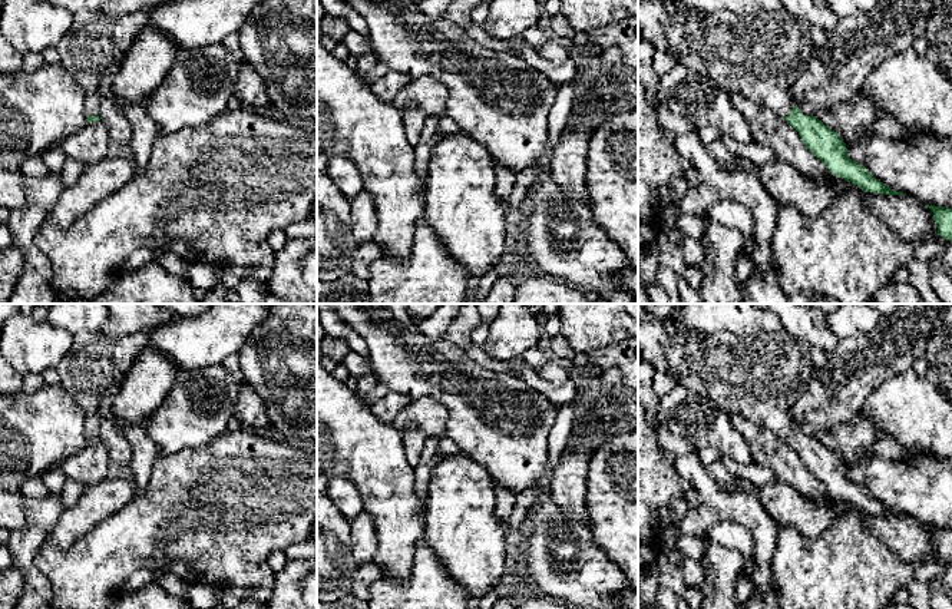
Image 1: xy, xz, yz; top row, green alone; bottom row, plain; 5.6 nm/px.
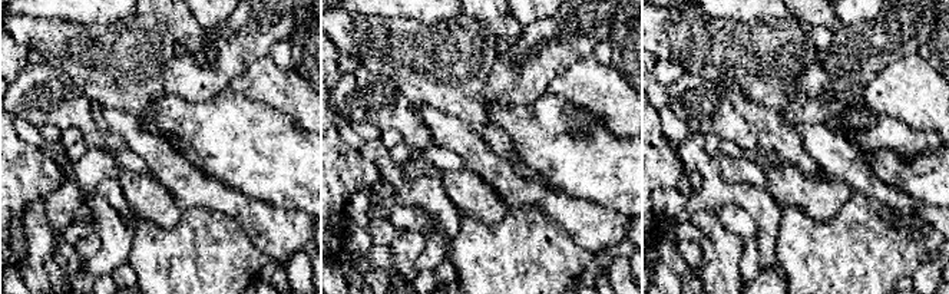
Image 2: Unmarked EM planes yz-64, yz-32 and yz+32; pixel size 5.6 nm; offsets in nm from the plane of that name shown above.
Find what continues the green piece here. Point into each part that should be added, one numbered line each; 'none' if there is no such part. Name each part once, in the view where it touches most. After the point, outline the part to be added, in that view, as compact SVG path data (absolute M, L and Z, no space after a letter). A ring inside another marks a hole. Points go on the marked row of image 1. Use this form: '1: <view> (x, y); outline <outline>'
1: yz (760, 58); outline M639 0L638 34L655 50L667 52L684 66L708 75L727 92L737 92L757 103L766 105L781 118L786 118L797 106L791 97L791 87L796 83L800 67L814 47L810 24L784 9L771 14L744 19L725 10L705 13L687 6L670 7L661 0Z

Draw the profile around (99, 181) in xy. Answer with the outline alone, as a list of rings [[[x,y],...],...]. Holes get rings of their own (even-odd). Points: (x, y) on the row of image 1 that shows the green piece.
[[[106,156],[86,165],[79,179],[65,189],[46,221],[62,228],[75,224],[97,203],[128,185],[136,175],[133,158]]]

